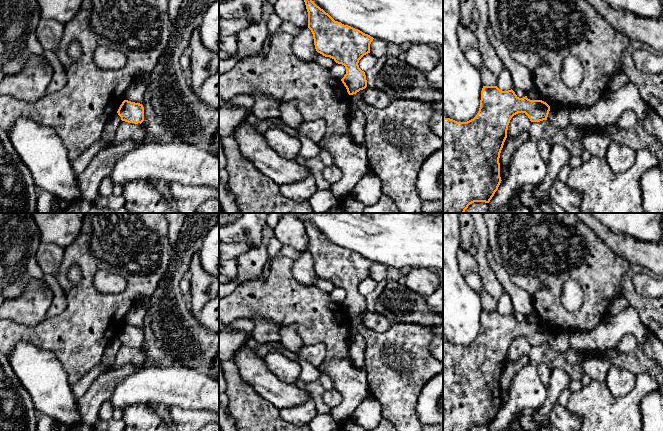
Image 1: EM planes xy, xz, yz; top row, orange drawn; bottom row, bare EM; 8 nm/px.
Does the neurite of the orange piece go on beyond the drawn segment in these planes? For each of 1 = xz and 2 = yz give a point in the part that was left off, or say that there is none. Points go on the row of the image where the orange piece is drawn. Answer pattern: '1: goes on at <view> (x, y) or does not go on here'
1: does not go on here
2: does not go on here

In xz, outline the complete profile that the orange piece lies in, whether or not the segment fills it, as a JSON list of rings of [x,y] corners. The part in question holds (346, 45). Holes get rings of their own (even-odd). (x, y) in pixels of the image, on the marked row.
[[[304,0],[308,12],[308,28],[314,39],[315,49],[325,57],[332,58],[336,63],[346,68],[346,74],[341,79],[349,95],[356,94],[367,87],[365,72],[359,68],[359,60],[370,53],[373,37],[351,26],[335,21],[328,13],[317,6],[312,0]]]

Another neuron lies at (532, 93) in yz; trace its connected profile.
[[[533,85],[526,91],[526,96],[530,100],[542,100],[550,105],[549,101]]]

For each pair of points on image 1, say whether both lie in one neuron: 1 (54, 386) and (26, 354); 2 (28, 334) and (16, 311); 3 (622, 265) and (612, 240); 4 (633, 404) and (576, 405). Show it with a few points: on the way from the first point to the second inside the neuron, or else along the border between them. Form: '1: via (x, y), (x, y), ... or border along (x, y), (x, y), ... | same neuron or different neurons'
1: via (46, 378), (30, 362) | same neuron
2: border along (46, 317), (33, 325), (23, 325), (10, 320) | different neurons
3: border along (602, 239), (616, 254), (623, 257), (630, 264) | different neurons
4: via (619, 405), (590, 405) | same neuron

